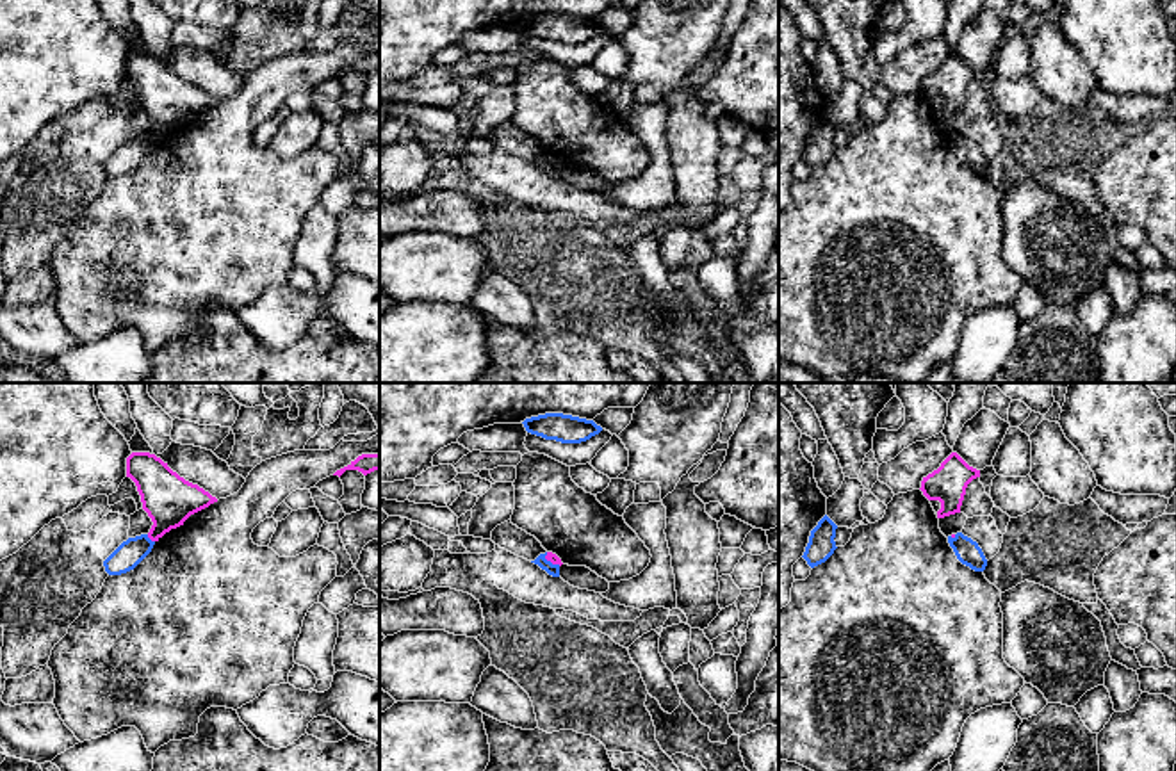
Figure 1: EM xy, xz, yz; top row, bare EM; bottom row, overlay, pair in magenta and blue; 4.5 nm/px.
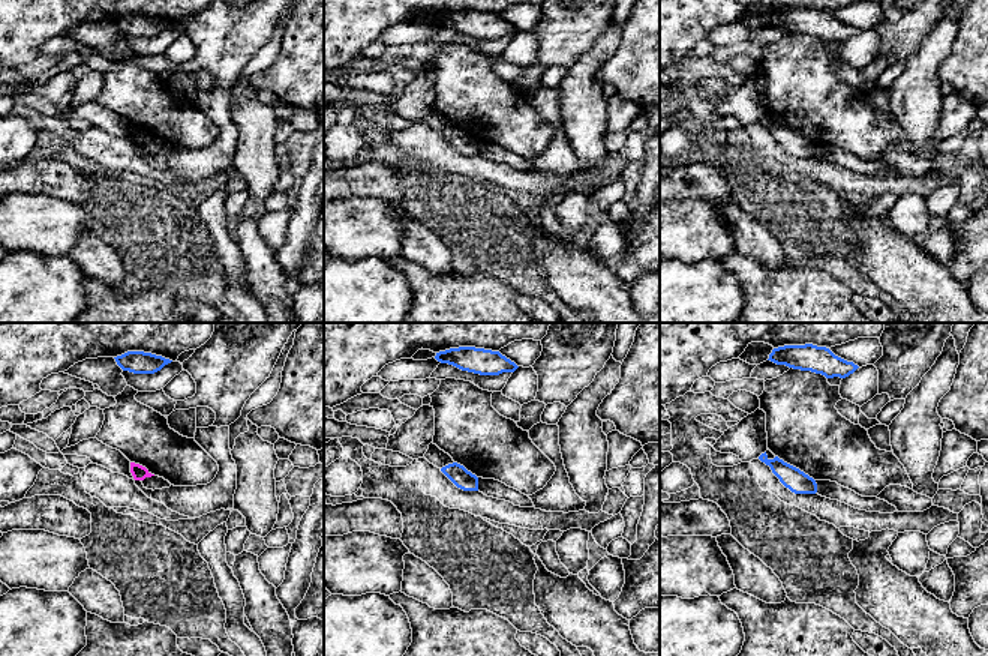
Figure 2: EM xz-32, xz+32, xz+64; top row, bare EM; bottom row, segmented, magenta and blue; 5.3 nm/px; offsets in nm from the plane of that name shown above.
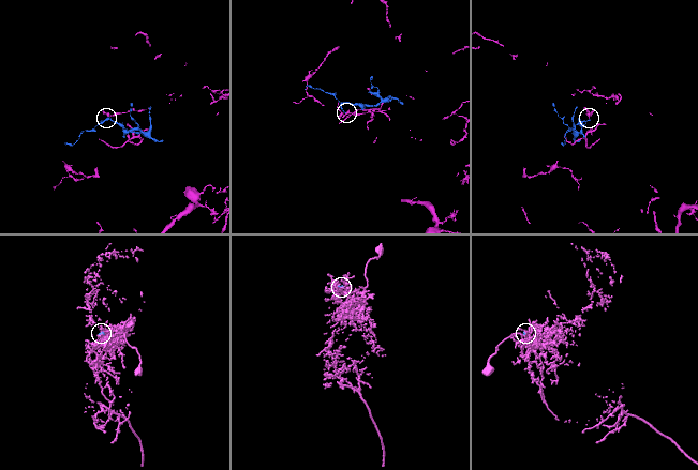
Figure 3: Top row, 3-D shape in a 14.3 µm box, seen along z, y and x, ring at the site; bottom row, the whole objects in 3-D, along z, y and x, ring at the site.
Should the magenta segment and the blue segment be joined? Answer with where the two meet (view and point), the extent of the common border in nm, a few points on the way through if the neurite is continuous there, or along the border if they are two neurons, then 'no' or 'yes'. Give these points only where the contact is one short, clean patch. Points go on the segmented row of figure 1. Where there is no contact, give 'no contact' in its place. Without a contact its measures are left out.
contact xy (150, 538); length 50 nm; border xy (146, 535), (154, 542); no

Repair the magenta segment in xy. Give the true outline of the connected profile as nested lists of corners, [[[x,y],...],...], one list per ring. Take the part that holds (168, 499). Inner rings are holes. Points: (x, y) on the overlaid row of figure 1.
[[[132,452],[127,458],[127,477],[135,483],[143,509],[153,522],[148,532],[151,541],[159,541],[171,529],[184,525],[191,515],[217,502],[150,452]]]

